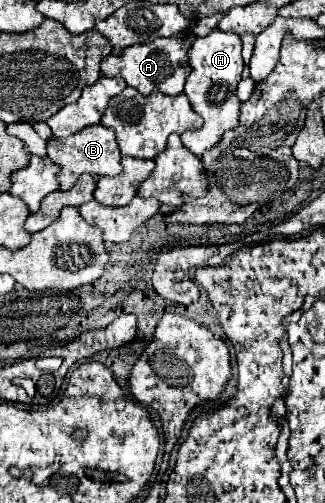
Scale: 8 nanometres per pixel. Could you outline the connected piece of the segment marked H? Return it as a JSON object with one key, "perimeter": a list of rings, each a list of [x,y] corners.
{"perimeter":[[[213,30],[203,38],[197,38],[189,50],[189,64],[191,74],[185,82],[185,94],[193,106],[193,110],[203,118],[203,128],[197,132],[183,132],[183,144],[197,156],[205,150],[213,148],[221,136],[239,124],[239,98],[235,94],[237,84],[243,72],[243,58],[241,58],[241,38],[237,34],[227,34],[221,30]]]}

